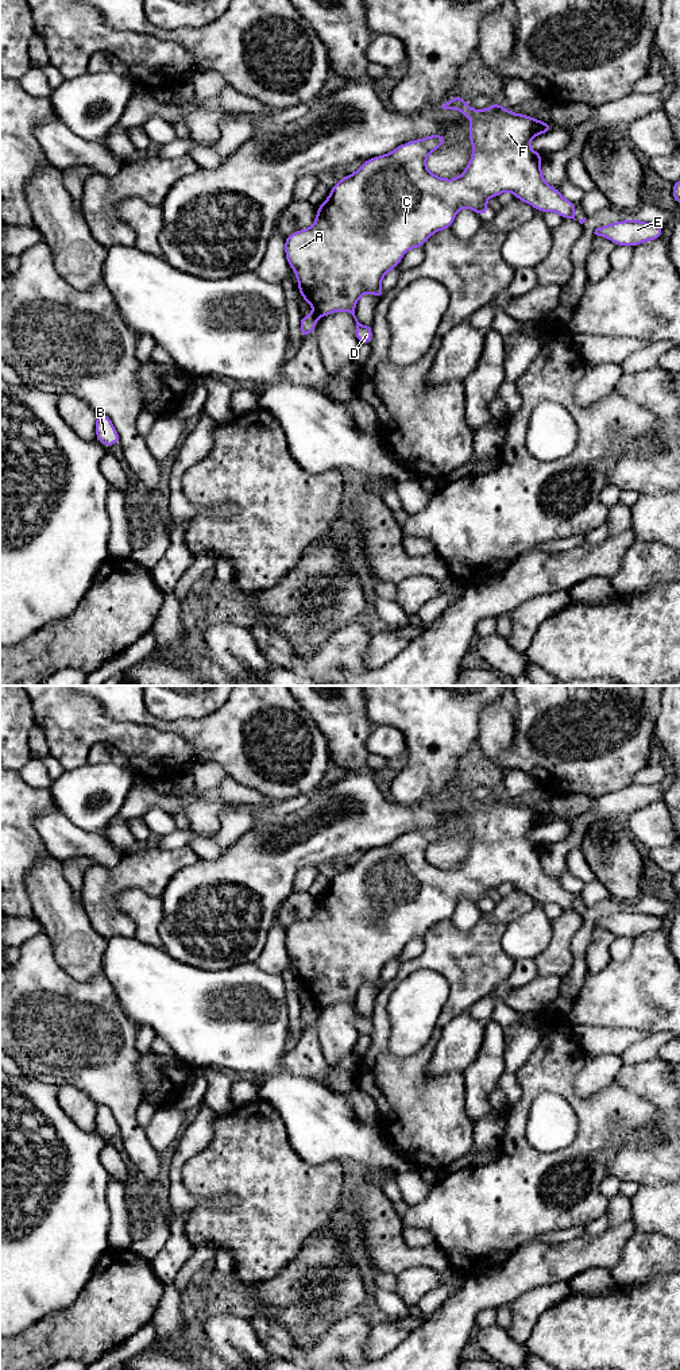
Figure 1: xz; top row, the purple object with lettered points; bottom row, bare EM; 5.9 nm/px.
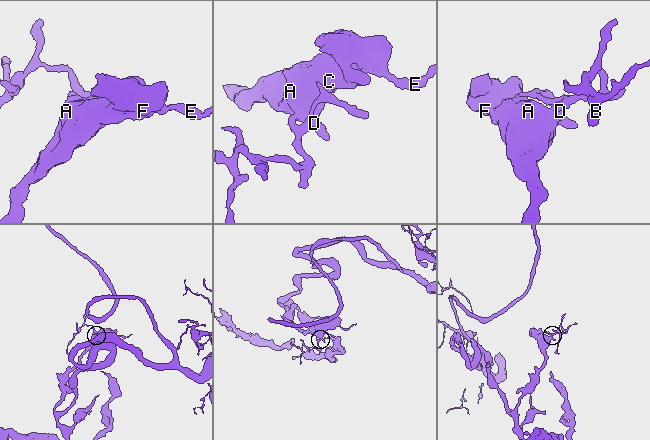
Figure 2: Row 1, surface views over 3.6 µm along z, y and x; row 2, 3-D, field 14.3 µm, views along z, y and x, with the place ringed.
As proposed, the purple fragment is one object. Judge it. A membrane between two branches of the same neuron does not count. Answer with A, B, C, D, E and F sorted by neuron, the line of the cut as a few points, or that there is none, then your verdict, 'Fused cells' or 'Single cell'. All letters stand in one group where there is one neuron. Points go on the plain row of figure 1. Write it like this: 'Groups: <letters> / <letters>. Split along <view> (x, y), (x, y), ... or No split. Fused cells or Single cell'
Groups: A C D E F / B. Split along xz (313, 1004), (317, 1008). Fused cells

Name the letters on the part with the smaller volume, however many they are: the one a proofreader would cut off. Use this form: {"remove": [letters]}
{"remove": ["B"]}

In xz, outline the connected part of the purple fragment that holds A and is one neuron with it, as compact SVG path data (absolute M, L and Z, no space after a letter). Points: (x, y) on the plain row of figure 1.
M453 787L441 799L460 802L472 811L467 829L474 837L472 846L459 868L445 871L426 858L428 846L447 834L443 825L399 835L387 845L364 852L355 864L343 868L317 898L314 915L285 929L285 946L297 968L300 987L312 996L317 1010L341 1002L351 1004L359 1034L372 1033L372 1016L360 1015L355 1007L359 989L372 984L379 991L385 985L380 979L383 968L399 956L409 941L422 938L433 925L451 919L460 899L486 907L490 888L511 883L517 891L540 903L556 903L563 911L576 911L576 895L545 873L542 845L529 838L533 829L553 822L550 815L503 800L499 792L486 800L472 800L467 788Z

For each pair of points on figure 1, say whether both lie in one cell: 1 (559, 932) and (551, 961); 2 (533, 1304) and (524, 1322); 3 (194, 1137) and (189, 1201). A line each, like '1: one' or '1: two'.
1: one
2: one
3: one

